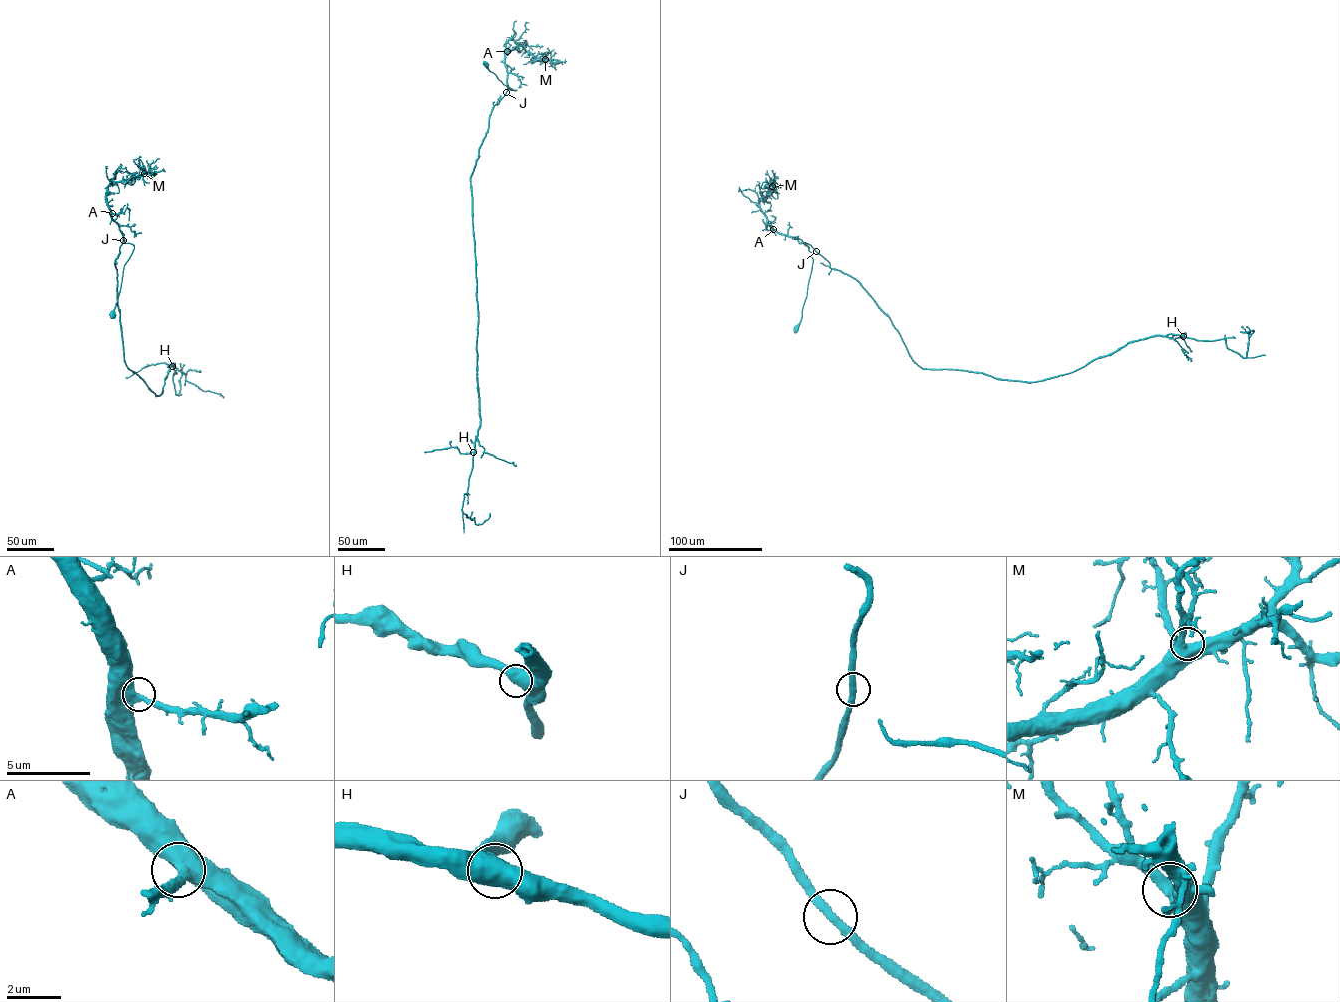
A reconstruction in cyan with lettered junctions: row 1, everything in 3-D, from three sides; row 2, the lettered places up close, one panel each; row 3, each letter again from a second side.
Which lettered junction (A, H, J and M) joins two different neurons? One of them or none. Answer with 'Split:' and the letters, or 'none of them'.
Split: none of them

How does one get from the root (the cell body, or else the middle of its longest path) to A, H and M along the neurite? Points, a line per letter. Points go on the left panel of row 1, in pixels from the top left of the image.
A: (112, 313), (124, 266), (134, 246), (125, 242), (112, 213)
H: (112, 313), (134, 247), (125, 242), (120, 230), (124, 236), (115, 263), (125, 362), (157, 396), (172, 366)
M: (112, 313), (124, 266), (134, 246), (125, 242), (112, 219), (106, 192), (111, 183), (144, 173)

